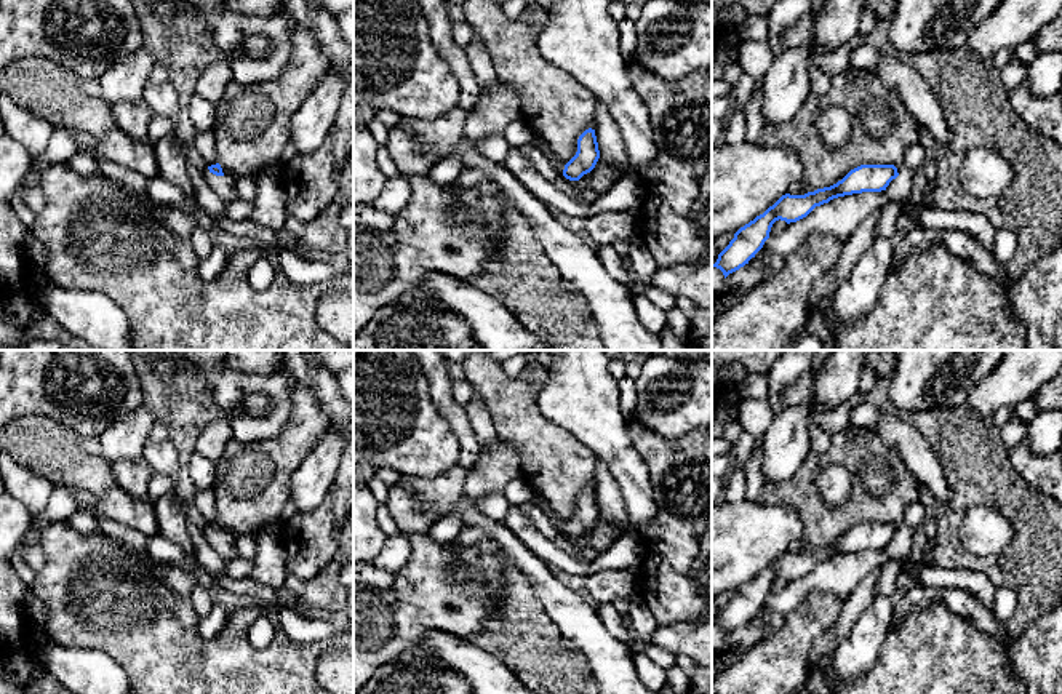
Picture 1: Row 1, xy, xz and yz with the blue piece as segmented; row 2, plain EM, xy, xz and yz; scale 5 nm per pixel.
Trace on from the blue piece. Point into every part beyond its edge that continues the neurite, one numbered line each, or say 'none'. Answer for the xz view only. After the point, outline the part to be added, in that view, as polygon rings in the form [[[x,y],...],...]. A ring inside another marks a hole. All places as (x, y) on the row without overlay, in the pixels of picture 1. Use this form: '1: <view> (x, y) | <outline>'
1: xz (547, 509) | [[[547,504],[544,509],[544,513],[550,518],[552,524],[563,532],[565,523],[566,521],[560,521],[555,515],[555,510]]]

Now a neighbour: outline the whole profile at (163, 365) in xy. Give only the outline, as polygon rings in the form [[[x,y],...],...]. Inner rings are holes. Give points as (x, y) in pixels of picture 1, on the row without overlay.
[[[144,350],[147,363],[152,366],[154,373],[160,376],[163,381],[171,381],[182,365],[181,360],[171,352],[157,353],[155,350]]]

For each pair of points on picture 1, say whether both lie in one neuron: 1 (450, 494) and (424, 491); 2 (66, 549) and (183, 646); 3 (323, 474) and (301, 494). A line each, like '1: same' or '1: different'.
1: same
2: same
3: same

